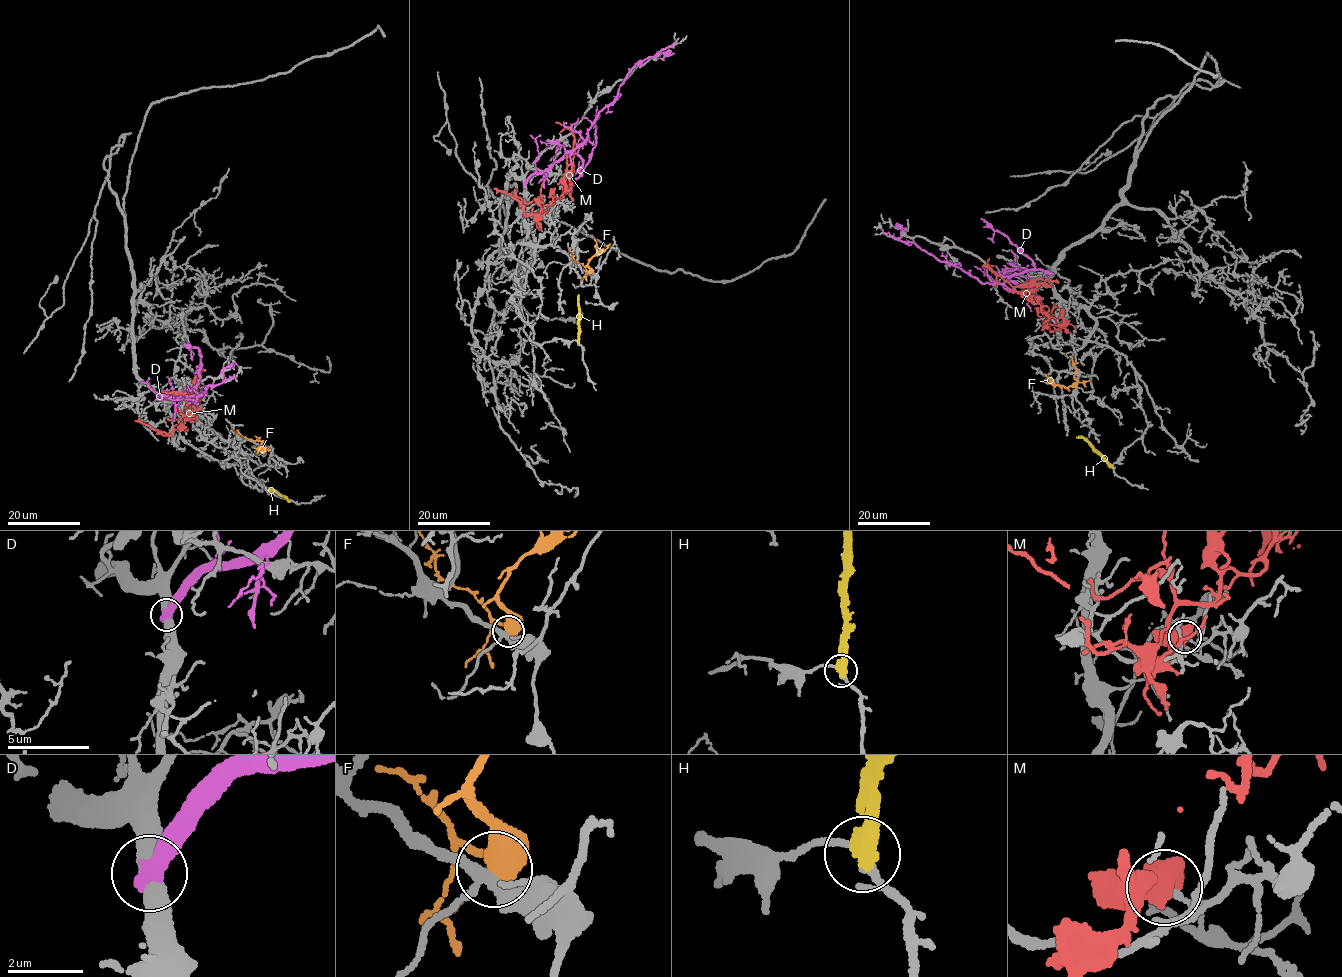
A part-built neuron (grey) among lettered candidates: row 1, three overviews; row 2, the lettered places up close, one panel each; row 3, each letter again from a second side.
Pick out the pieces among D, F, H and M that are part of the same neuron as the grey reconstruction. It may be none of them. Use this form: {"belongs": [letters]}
{"belongs": []}

